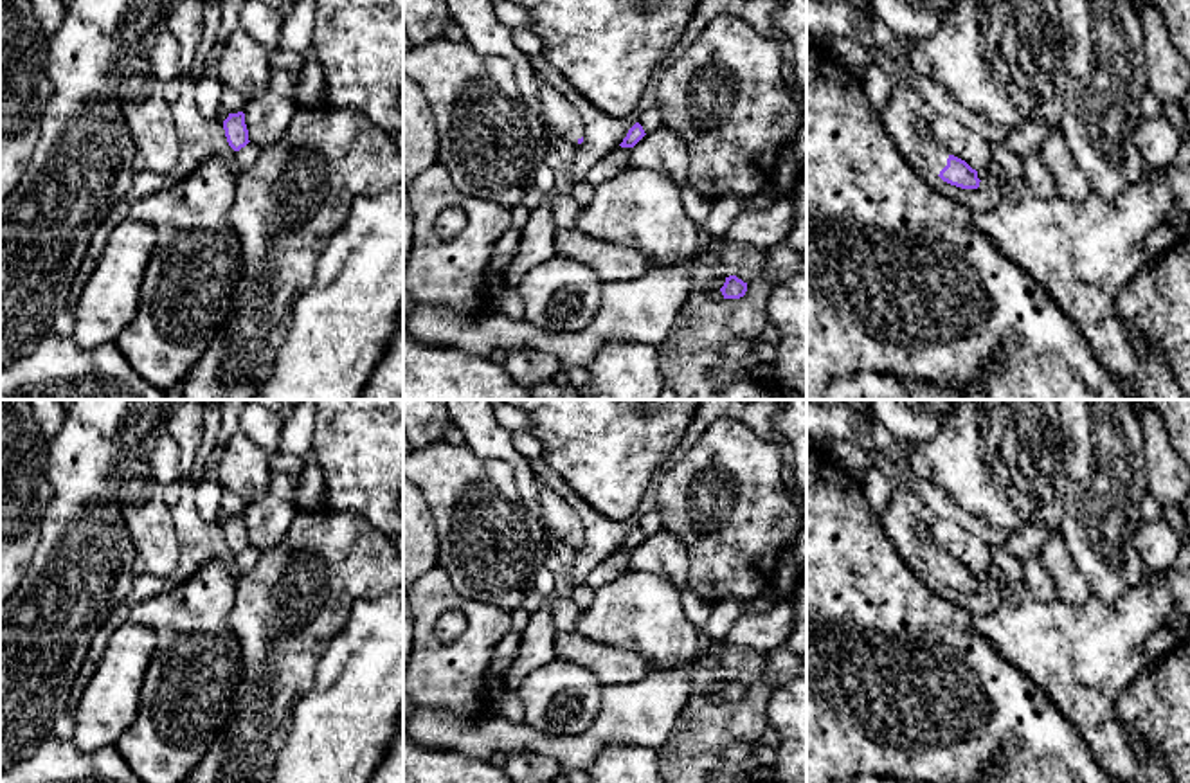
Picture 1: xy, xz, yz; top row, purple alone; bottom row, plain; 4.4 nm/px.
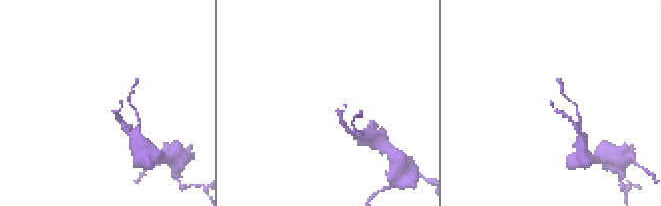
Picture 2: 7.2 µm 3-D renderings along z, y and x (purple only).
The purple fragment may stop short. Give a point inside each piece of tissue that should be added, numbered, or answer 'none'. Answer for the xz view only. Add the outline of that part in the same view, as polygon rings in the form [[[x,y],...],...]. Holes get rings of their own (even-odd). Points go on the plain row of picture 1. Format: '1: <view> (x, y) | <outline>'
1: xz (560, 521) | [[[536,473],[535,484],[540,500],[540,518],[547,536],[560,540],[563,545],[576,549],[583,540],[583,527],[578,513],[563,497],[554,493]]]

